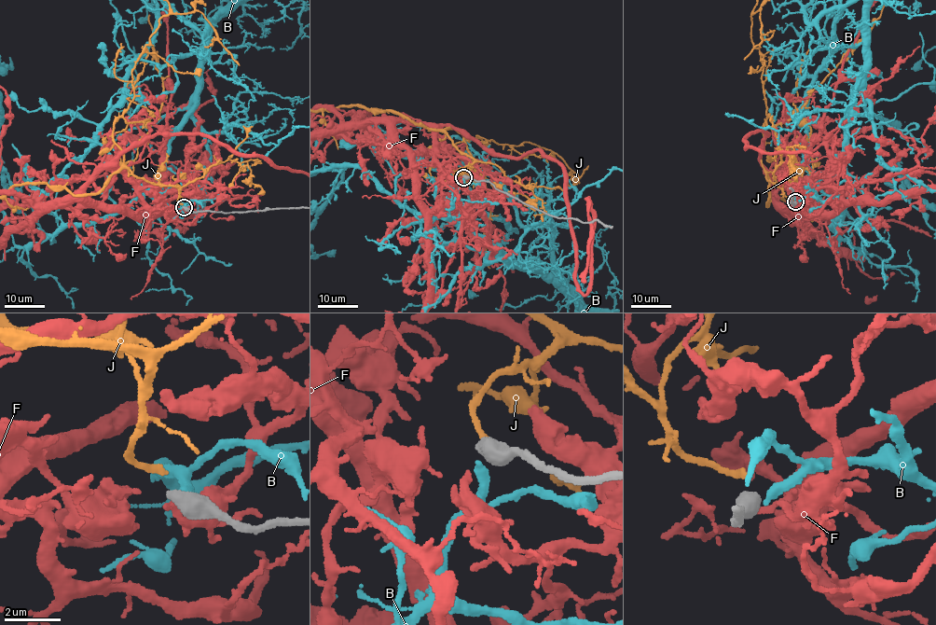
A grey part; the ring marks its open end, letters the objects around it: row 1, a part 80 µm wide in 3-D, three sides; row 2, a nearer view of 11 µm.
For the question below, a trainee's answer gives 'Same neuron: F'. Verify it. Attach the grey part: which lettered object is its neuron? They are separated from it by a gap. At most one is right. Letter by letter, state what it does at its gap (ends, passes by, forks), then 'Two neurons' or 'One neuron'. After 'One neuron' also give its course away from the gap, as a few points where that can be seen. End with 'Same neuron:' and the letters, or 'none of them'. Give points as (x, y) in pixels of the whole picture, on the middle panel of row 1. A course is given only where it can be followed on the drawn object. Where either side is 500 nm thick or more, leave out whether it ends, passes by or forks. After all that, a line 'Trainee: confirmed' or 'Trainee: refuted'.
B: Two neurons
F: Two neurons
J: Two neurons
Same neuron: none of them
Trainee: refuted

